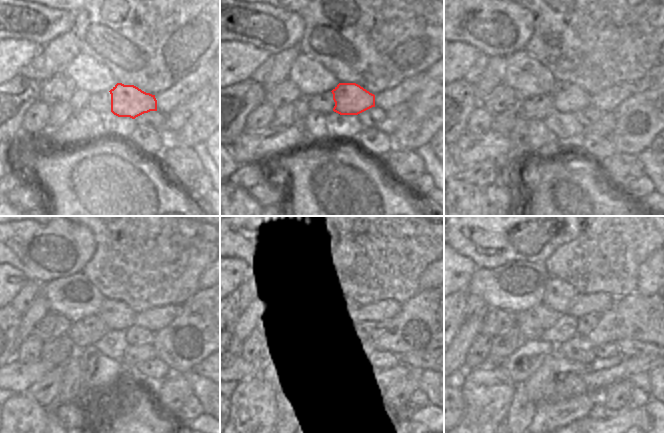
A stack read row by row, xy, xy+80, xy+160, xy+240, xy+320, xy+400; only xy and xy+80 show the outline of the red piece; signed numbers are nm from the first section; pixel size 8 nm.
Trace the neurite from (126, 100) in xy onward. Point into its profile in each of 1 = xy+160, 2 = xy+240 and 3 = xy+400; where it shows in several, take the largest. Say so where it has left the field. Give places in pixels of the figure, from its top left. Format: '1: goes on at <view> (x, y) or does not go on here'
1: goes on at xy+160 (569, 98)
2: goes on at xy+240 (118, 315)
3: goes on at xy+400 (558, 295)

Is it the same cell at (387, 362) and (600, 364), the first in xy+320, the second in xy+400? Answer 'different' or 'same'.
different

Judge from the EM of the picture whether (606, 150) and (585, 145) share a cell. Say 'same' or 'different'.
same

